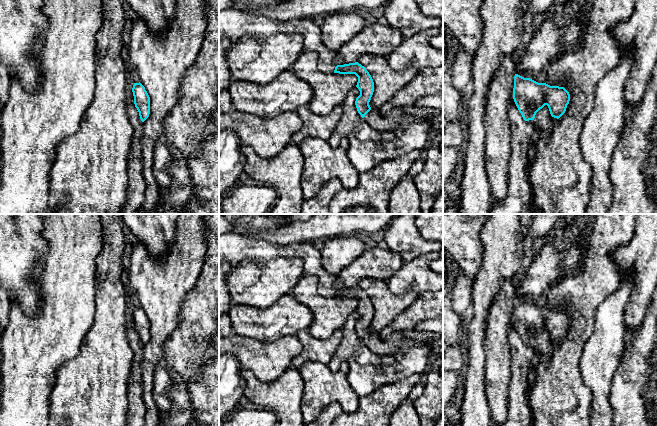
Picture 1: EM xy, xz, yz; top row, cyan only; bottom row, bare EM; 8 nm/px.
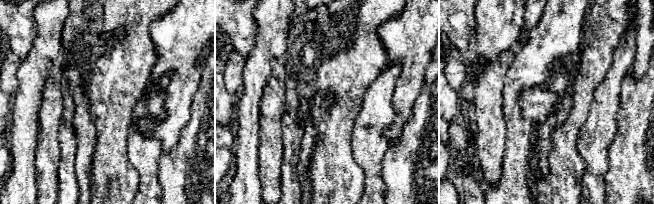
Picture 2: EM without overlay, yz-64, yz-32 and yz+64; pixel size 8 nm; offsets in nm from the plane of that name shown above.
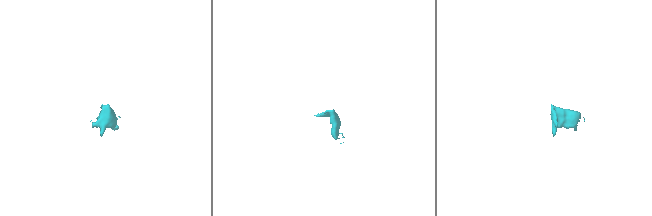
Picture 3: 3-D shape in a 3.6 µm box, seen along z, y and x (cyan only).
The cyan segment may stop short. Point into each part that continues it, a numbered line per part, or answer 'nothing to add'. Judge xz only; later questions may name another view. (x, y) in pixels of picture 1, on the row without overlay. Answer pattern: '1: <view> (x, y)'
1: xz (233, 247)
2: xz (386, 346)

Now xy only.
nothing to add

